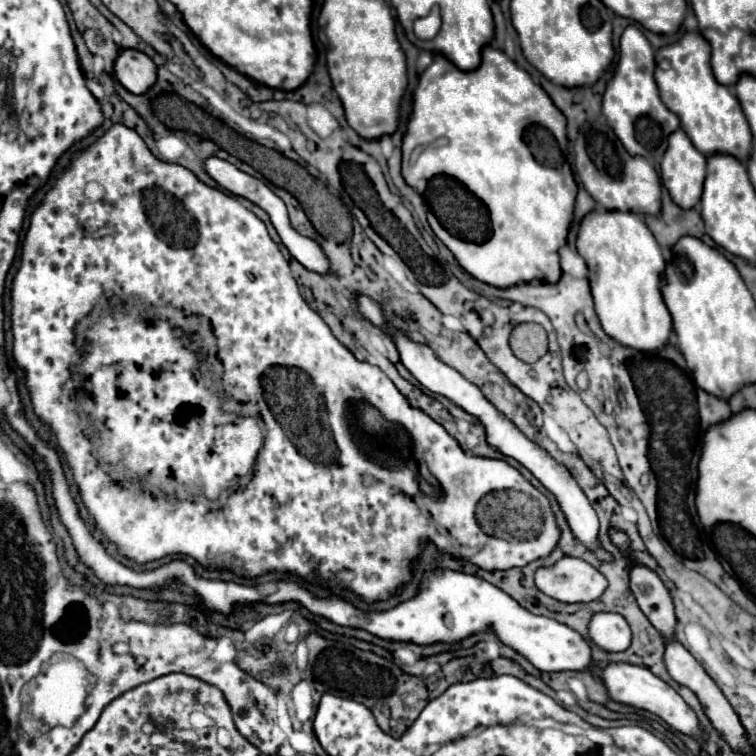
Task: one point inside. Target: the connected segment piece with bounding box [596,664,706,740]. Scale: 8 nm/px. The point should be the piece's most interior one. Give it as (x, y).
(635, 685)

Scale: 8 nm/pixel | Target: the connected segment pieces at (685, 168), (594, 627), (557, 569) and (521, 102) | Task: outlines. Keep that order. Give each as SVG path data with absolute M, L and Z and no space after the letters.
M684 130L672 132L668 138L668 150L662 158L660 172L662 184L672 194L672 200L684 210L694 208L700 202L704 186L706 156L700 154Z
M598 612L590 618L588 636L598 648L606 652L622 652L630 646L632 632L620 614Z
M562 556L554 566L536 570L536 586L560 602L592 602L606 590L606 578L588 562Z
M486 46L482 50L482 64L478 66L478 70L462 72L442 54L436 54L432 66L428 66L422 72L414 92L414 110L408 122L408 132L402 144L402 154L404 154L402 174L404 180L416 188L416 192L420 194L424 192L422 198L434 212L427 215L430 227L444 242L444 246L452 250L458 264L472 278L496 288L510 288L516 286L518 282L532 282L532 280L548 284L560 280L562 268L558 250L566 244L578 192L571 166L560 150L560 146L568 144L566 124L564 114L554 106L550 96L530 78L530 74L518 68L502 50L496 50L492 46Z

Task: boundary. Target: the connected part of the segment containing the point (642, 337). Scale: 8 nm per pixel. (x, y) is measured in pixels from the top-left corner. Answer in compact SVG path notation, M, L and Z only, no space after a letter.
M590 212L578 232L576 248L590 270L594 310L602 330L622 346L640 352L662 350L672 332L672 318L660 292L666 260L644 220L632 212Z

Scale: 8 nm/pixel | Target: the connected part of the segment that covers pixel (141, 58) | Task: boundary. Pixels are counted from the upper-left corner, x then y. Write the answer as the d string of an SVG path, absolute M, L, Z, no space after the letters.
M126 48L114 60L118 82L132 94L144 94L156 82L156 64L142 52Z

